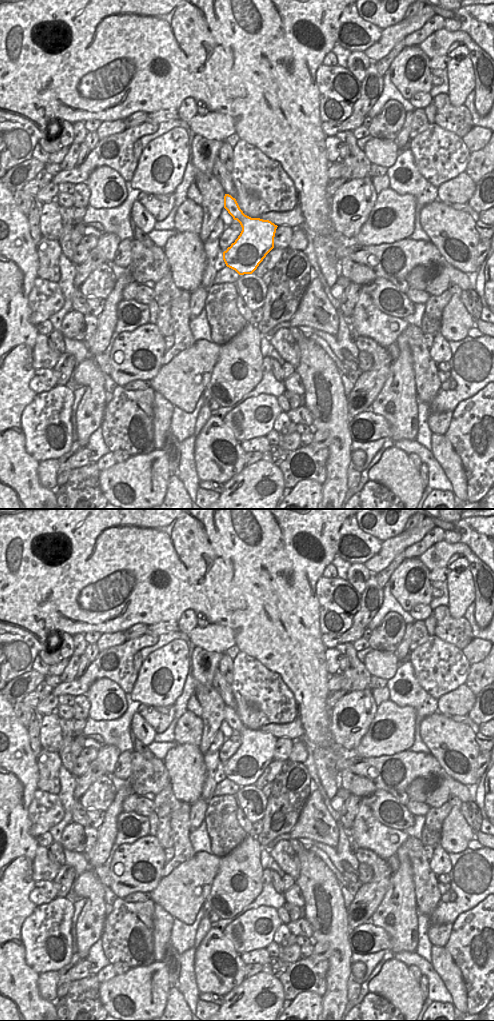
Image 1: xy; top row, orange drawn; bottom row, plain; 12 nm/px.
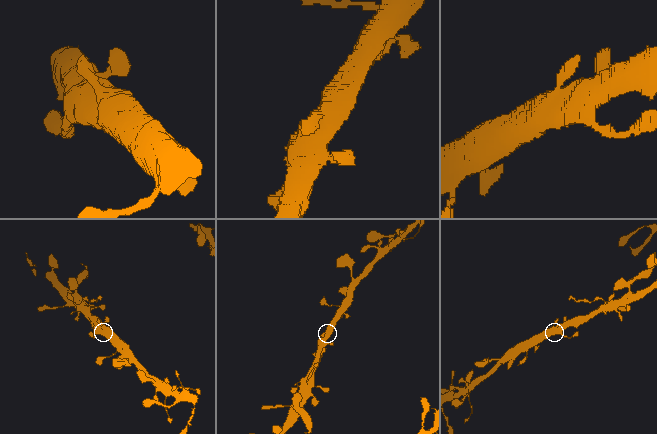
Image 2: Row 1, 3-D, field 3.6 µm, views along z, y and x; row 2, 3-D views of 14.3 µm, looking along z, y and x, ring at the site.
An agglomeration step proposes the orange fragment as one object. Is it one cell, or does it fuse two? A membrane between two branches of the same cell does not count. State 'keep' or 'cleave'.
keep

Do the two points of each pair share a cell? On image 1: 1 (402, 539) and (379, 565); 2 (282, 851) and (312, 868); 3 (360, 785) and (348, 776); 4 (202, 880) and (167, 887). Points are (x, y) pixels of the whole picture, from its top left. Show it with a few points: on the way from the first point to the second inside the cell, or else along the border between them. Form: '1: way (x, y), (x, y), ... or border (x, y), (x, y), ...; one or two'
1: way (396, 545), (382, 559); one
2: border (296, 853), (299, 859), (299, 876), (295, 880); two
3: way (357, 785), (350, 779); one
4: way (193, 881), (186, 887), (176, 887); one

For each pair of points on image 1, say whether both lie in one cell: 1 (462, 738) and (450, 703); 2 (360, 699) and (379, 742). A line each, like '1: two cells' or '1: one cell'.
1: two cells
2: two cells

